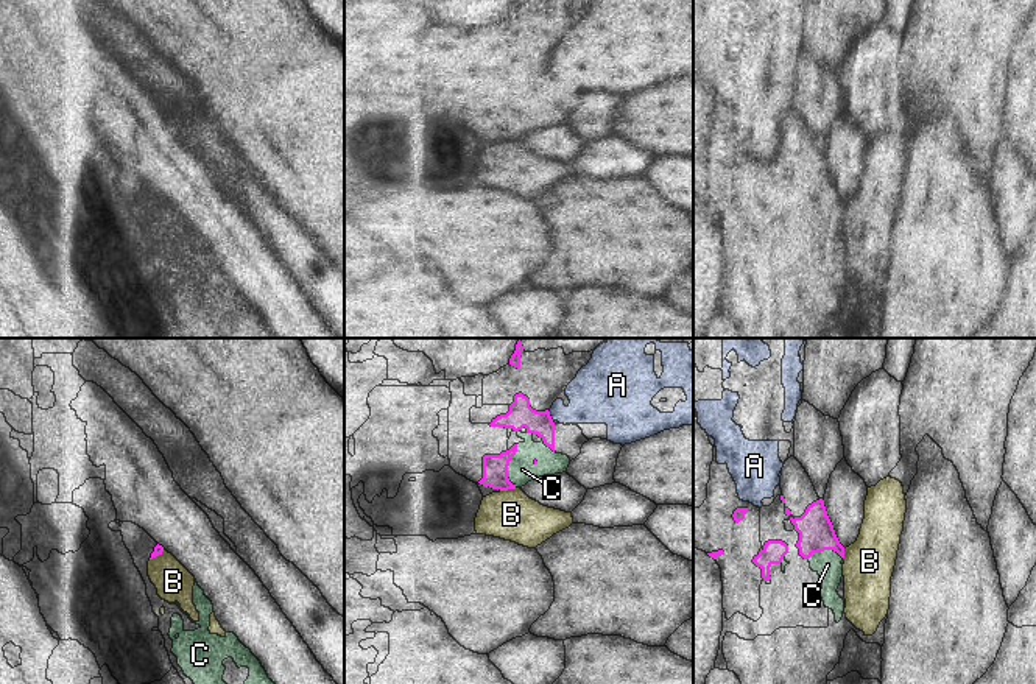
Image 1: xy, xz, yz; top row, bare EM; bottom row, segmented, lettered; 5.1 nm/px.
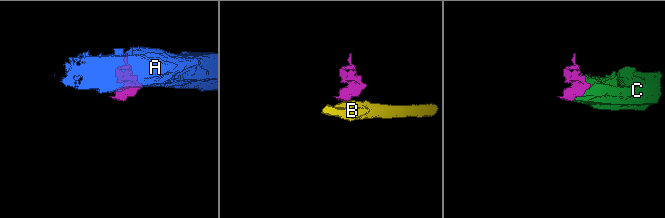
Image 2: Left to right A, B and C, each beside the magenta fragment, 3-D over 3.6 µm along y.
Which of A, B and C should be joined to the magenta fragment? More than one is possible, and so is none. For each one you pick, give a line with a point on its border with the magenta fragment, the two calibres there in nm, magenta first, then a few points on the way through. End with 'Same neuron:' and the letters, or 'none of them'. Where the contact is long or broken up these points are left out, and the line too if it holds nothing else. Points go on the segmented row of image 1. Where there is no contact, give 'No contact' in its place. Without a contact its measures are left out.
C: Touches magenta at xz (508, 465). Thickness 130 nm (magenta) against 140 nm. Path across: xz (494, 466), (508, 465), (522, 469)
Same neuron: C

